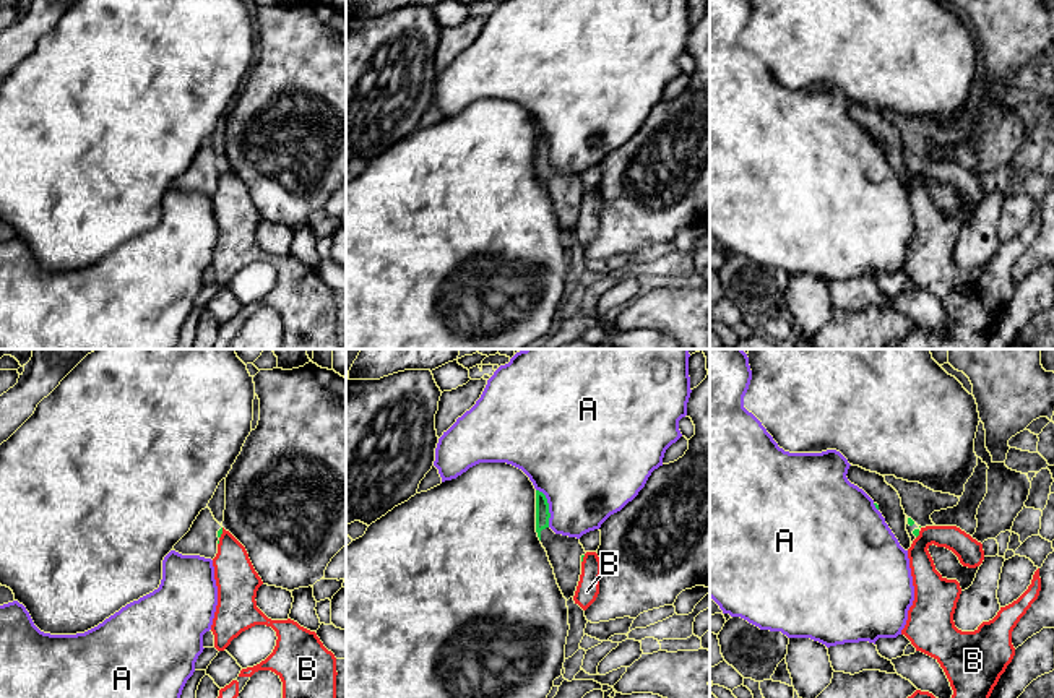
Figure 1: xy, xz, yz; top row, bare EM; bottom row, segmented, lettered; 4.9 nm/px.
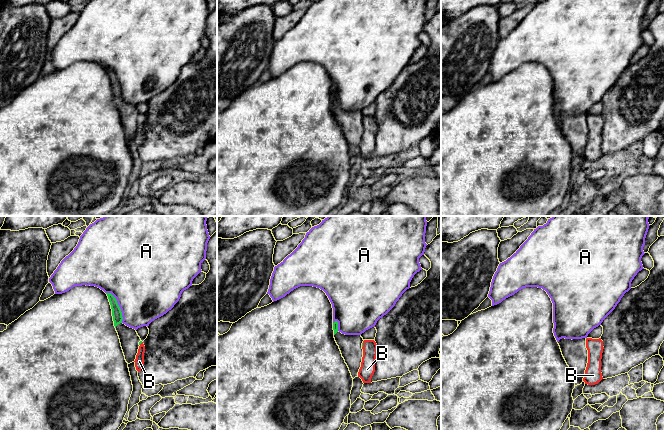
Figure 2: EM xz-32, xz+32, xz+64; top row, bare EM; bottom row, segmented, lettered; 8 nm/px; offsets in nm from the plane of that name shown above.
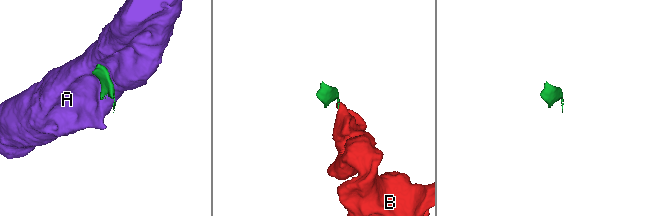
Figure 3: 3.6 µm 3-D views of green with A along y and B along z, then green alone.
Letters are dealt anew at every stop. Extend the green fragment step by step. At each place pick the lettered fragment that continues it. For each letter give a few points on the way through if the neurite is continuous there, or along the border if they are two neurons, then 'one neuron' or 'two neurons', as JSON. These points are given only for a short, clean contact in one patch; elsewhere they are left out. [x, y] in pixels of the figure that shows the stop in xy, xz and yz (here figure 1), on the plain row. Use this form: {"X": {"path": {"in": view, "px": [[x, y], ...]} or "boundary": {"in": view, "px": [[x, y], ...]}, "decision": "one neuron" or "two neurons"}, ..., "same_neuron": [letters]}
{"A": {"decision": "two neurons"}, "B": {"boundary": {"in": "xy", "px": [[223, 164], [220, 174]]}, "decision": "two neurons"}, "same_neuron": []}

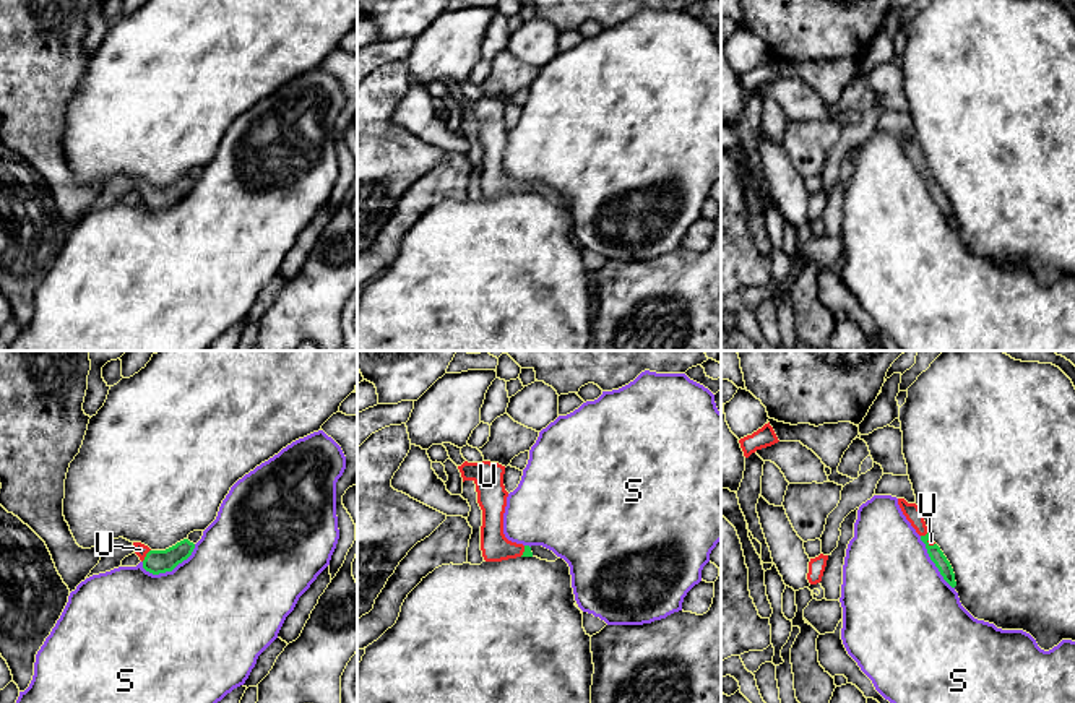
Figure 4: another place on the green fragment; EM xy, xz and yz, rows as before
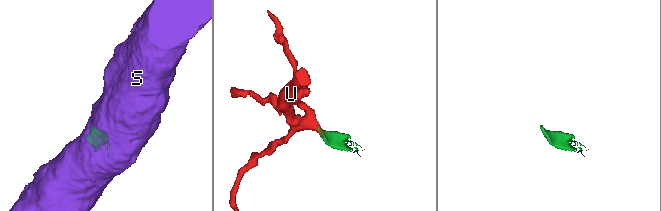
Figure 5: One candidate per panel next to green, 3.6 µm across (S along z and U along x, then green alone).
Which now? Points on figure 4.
{"S": {"decision": "two neurons"}, "U": {"path": {"in": "xy", "px": [[156, 198], [146, 192], [140, 185]]}, "decision": "one neuron"}, "same_neuron": ["U"]}

